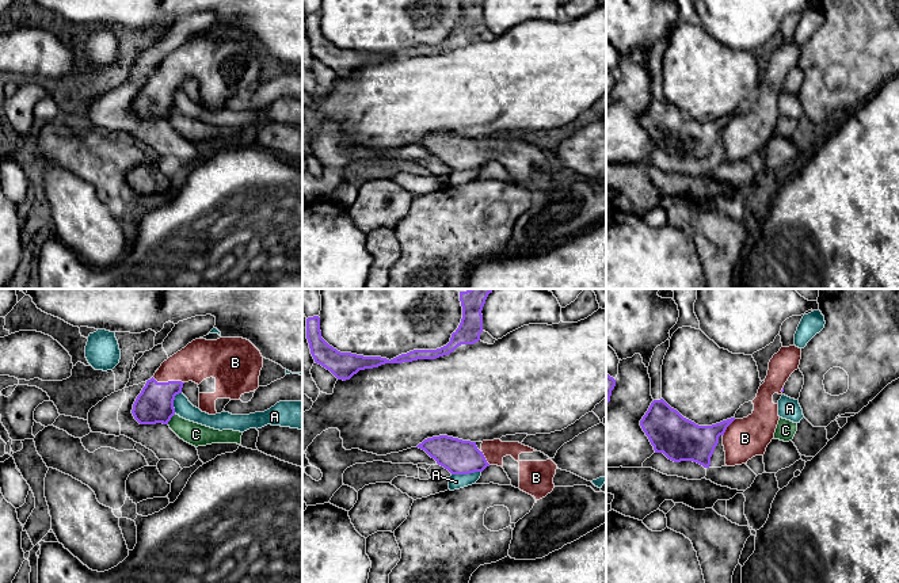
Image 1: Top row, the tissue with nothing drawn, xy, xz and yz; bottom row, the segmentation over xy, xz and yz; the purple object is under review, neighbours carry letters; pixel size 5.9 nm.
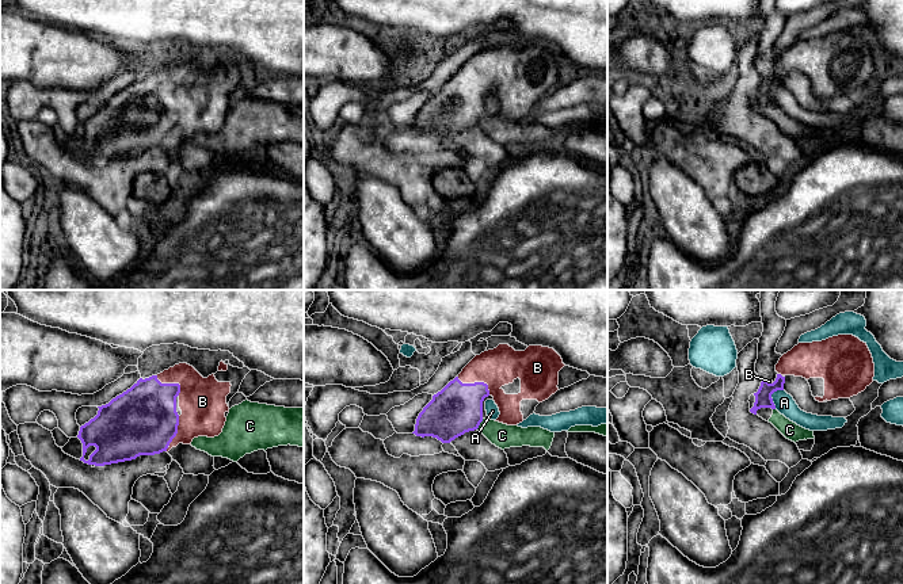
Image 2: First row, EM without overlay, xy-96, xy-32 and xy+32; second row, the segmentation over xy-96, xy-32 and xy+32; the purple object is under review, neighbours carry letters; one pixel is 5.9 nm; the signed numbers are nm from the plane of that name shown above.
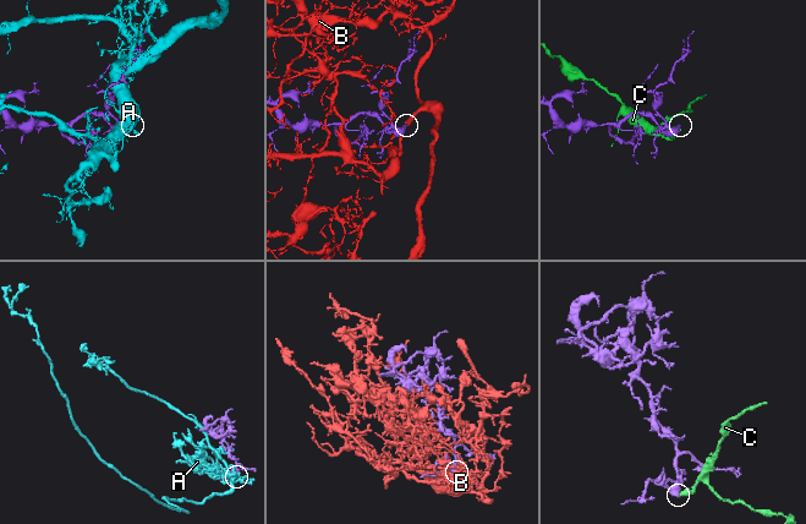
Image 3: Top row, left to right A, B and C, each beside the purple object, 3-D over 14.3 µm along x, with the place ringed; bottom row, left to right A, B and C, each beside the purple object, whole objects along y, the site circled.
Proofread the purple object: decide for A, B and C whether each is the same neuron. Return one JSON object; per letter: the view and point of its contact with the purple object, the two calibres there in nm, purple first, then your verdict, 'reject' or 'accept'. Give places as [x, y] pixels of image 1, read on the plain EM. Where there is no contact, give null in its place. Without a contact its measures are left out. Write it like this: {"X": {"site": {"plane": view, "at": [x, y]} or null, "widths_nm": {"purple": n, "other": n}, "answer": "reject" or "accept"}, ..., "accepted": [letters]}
{"A": {"site": {"plane": "xz", "at": [465, 170]}, "widths_nm": {"purple": 200, "other": 90}, "answer": "reject"}, "B": {"site": {"plane": "xy", "at": [168, 77]}, "widths_nm": {"purple": 220, "other": 240}, "answer": "accept"}, "C": {"site": {"plane": "xy", "at": [170, 115]}, "widths_nm": {"purple": 220, "other": 130}, "answer": "reject"}, "accepted": ["B"]}

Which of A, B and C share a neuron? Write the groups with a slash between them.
A / B / C

